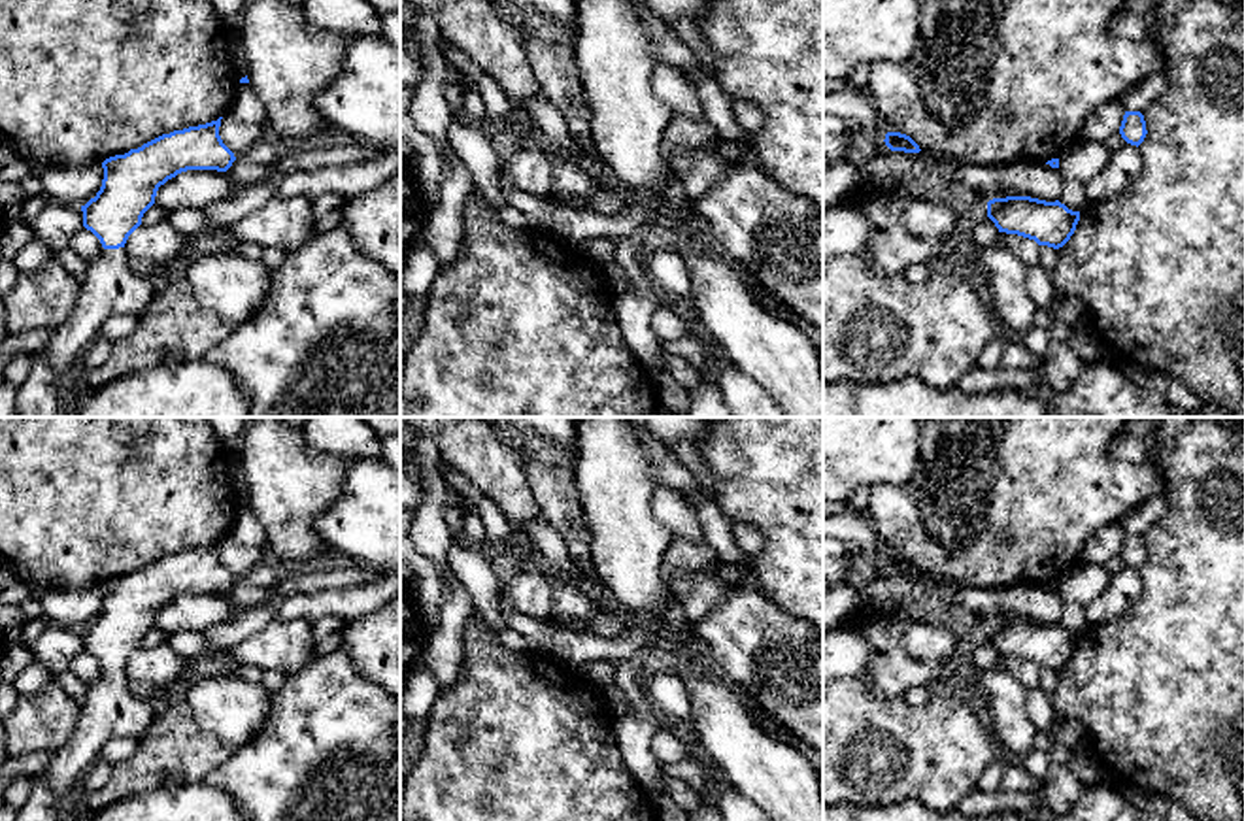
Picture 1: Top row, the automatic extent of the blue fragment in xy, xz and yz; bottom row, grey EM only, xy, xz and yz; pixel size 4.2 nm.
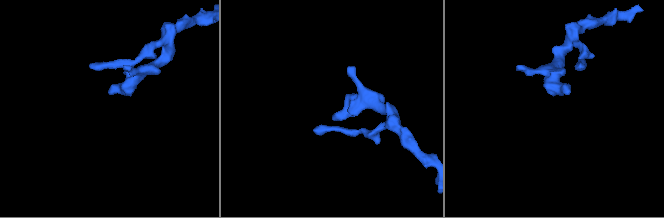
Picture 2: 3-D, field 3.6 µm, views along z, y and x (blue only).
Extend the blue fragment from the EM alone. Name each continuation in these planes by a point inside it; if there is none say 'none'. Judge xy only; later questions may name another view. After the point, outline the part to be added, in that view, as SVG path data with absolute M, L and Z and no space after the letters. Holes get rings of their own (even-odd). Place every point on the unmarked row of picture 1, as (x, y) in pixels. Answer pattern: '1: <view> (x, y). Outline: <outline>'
1: xy (110, 710). Outline: M125 670L102 672L87 683L74 734L40 772L60 810L79 802L79 779L98 759L104 744L111 738L138 740L151 727L157 708L130 691Z

